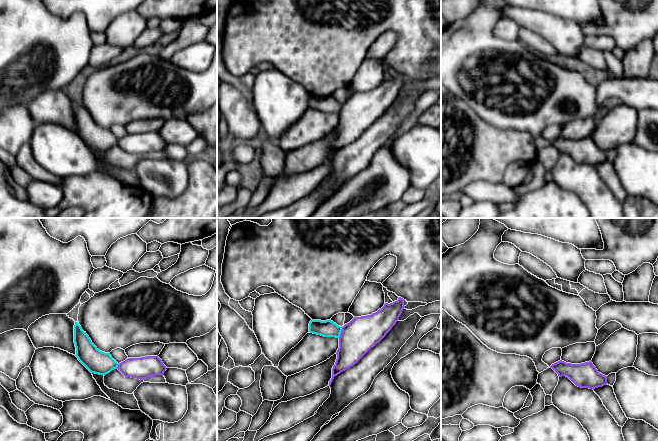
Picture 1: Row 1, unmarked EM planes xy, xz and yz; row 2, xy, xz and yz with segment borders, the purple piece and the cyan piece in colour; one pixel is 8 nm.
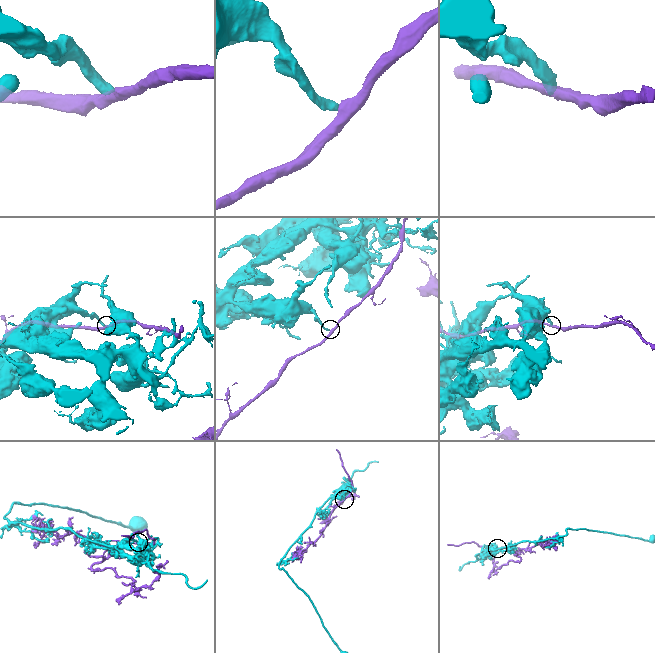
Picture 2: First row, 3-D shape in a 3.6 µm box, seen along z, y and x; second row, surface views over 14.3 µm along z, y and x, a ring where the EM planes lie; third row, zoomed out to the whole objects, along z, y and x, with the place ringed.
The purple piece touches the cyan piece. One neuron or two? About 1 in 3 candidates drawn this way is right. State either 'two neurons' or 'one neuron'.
two neurons

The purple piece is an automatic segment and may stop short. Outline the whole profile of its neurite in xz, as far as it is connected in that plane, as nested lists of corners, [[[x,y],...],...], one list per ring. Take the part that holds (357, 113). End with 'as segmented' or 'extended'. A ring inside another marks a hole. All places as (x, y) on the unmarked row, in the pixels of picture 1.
[[[399,73],[393,79],[385,79],[371,91],[354,93],[342,103],[329,162],[335,152],[355,141],[386,112],[399,96],[404,84],[404,75]]]; as segmented

